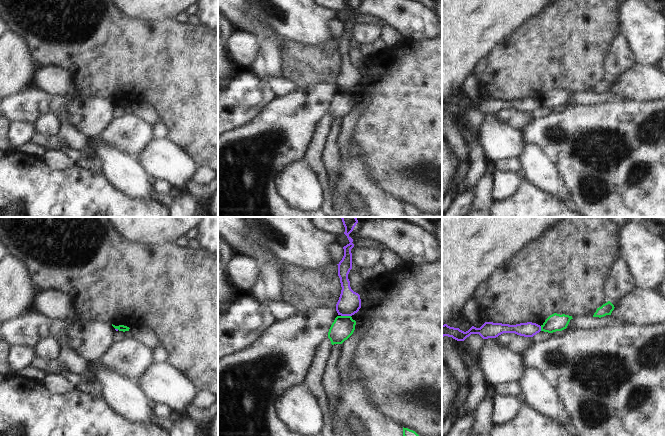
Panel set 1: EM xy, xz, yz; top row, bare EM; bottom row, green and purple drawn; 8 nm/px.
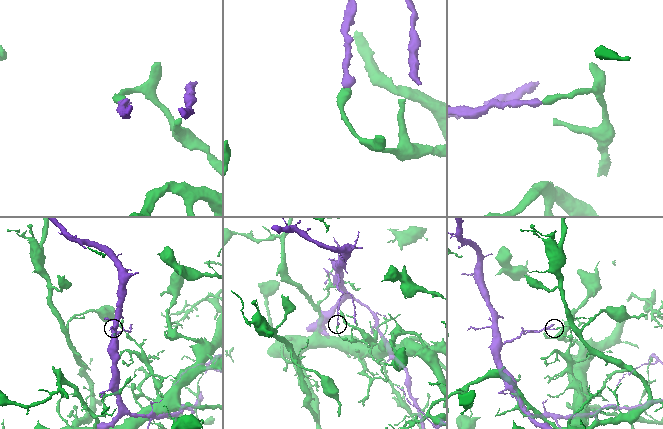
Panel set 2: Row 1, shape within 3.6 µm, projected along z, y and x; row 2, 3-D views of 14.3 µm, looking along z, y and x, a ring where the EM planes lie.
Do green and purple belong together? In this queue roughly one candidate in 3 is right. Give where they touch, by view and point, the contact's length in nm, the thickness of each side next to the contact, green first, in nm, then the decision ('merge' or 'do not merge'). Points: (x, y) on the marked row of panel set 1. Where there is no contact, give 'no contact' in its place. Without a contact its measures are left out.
xz (346, 316) | 80 nm | 180/190 nm | do not merge

